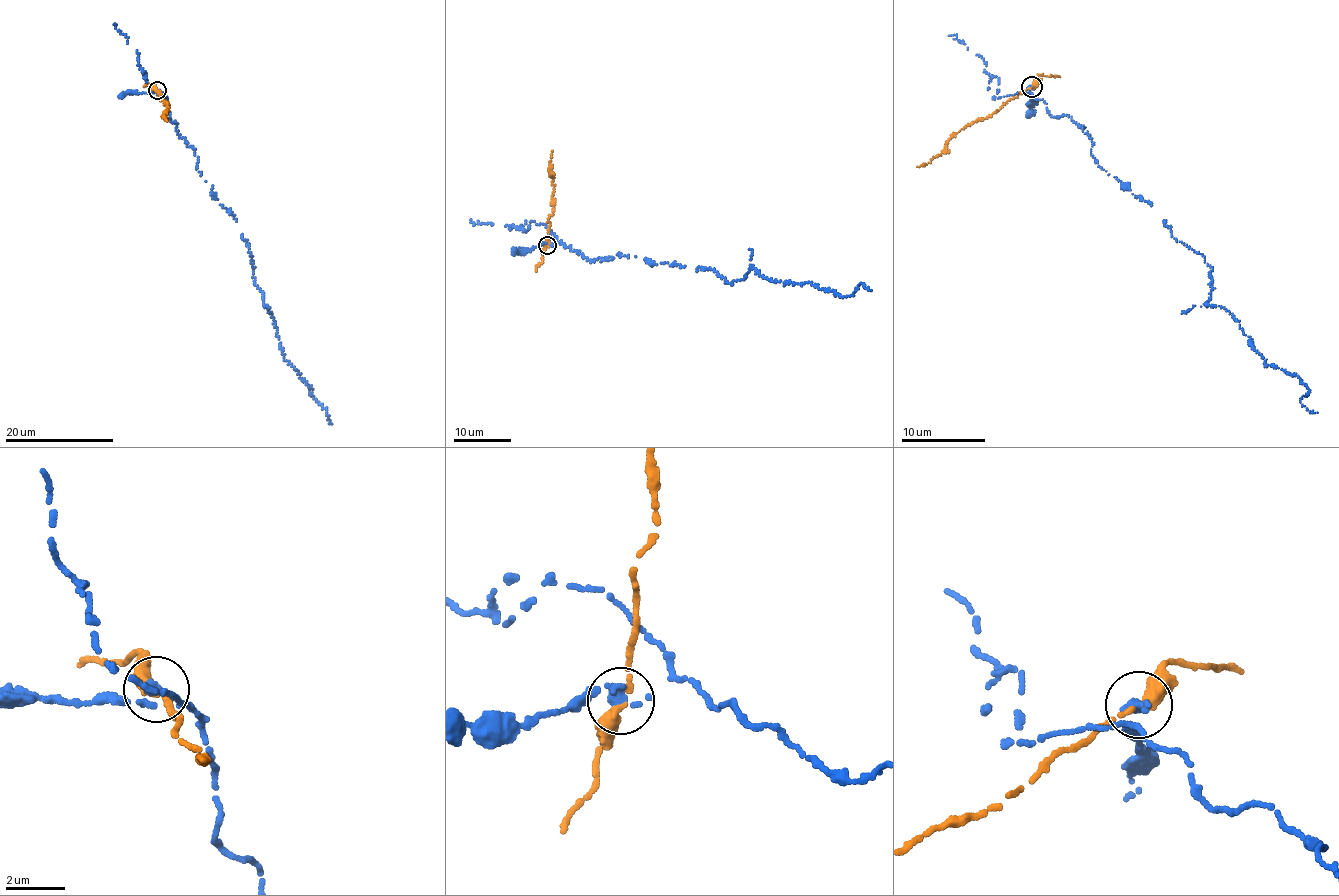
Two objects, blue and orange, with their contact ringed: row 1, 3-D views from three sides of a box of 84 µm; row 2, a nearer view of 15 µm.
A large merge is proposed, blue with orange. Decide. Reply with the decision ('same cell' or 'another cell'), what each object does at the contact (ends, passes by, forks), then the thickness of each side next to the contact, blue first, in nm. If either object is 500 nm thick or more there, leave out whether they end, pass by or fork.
another cell; blue ends; orange passes by; calibres 360 and 260 nm

